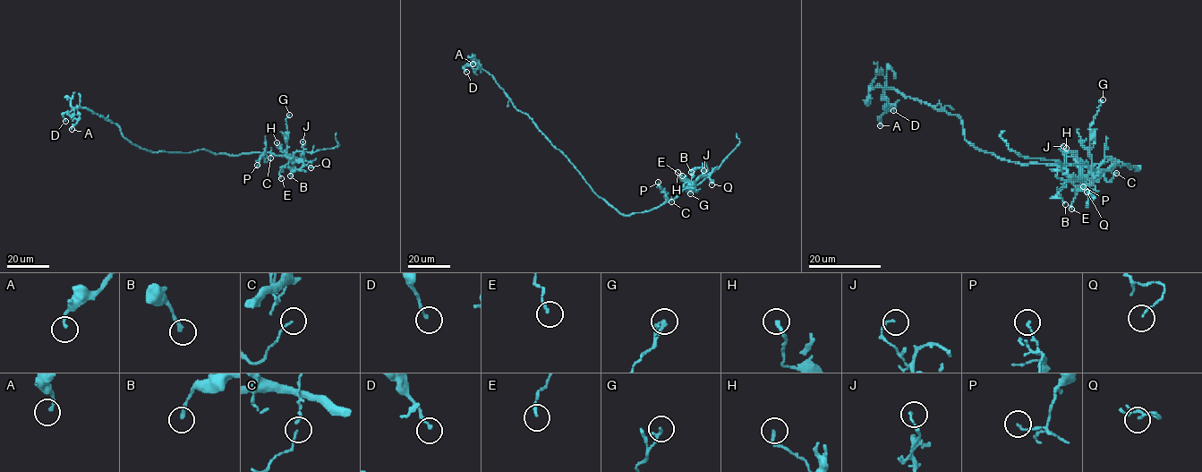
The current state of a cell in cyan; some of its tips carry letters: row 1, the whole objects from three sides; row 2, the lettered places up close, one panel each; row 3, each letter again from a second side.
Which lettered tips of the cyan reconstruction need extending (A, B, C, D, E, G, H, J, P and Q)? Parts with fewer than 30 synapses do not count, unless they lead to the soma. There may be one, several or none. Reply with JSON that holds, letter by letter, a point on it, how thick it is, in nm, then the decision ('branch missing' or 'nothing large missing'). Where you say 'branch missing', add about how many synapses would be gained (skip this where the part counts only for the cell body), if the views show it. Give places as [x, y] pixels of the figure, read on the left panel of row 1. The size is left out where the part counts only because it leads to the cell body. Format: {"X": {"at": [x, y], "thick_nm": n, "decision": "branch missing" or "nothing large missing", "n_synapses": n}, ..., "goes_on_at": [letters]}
{"A": {"at": [72, 129], "thick_nm": 160, "decision": "nothing large missing"}, "B": {"at": [290, 175], "thick_nm": 200, "decision": "nothing large missing"}, "C": {"at": [270, 158], "thick_nm": 90, "decision": "nothing large missing"}, "D": {"at": [65, 121], "thick_nm": 160, "decision": "nothing large missing"}, "E": {"at": [281, 178], "thick_nm": 150, "decision": "nothing large missing"}, "G": {"at": [289, 115], "thick_nm": 110, "decision": "nothing large missing"}, "H": {"at": [277, 142], "thick_nm": 180, "decision": "nothing large missing"}, "J": {"at": [302, 141], "thick_nm": 90, "decision": "nothing large missing"}, "P": {"at": [257, 165], "thick_nm": 120, "decision": "nothing large missing"}, "Q": {"at": [311, 167], "thick_nm": 80, "decision": "nothing large missing"}, "goes_on_at": []}

